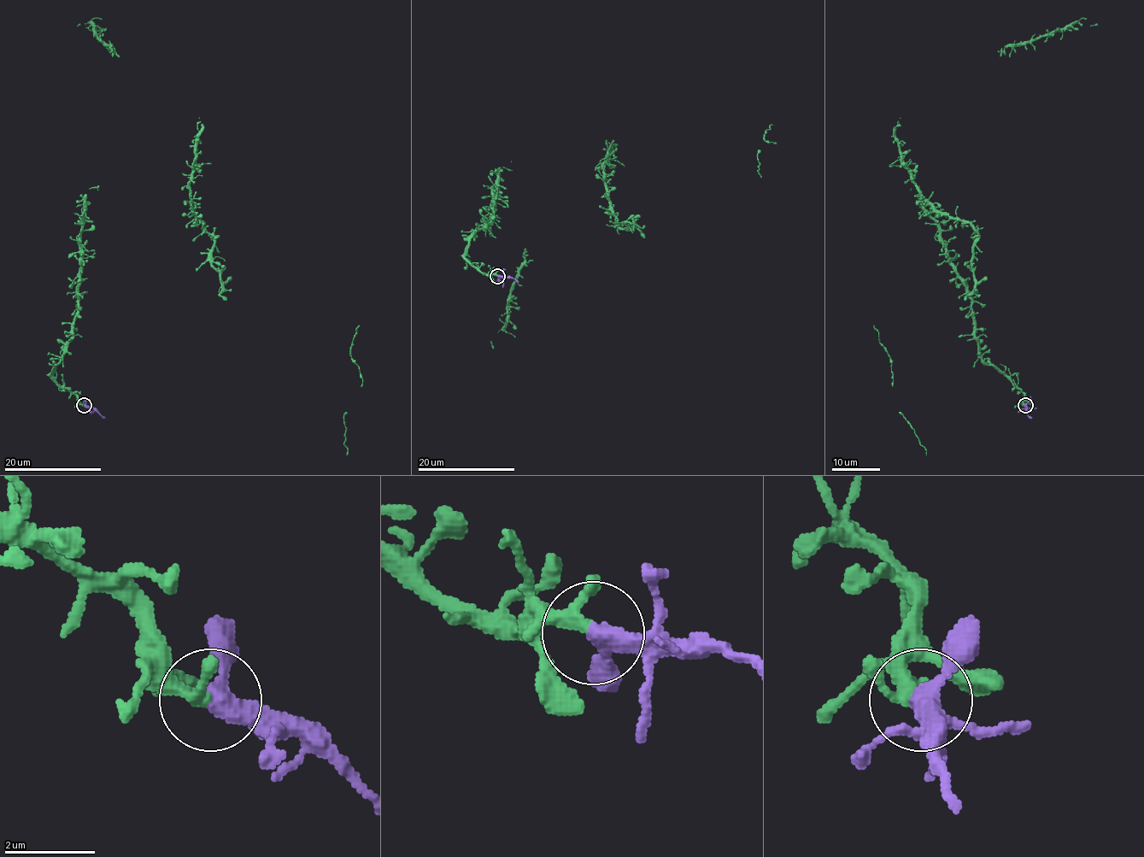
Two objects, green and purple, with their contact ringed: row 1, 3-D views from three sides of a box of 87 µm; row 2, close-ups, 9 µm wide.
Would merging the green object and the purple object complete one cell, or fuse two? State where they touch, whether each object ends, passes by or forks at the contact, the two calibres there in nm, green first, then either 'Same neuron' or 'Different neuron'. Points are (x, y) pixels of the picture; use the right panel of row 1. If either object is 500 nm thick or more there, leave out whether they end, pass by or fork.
Place: (1025, 405). At the ring green passes by. At the ring purple passes by. Thickness 200 nm (green) against 360 nm. Same neuron

